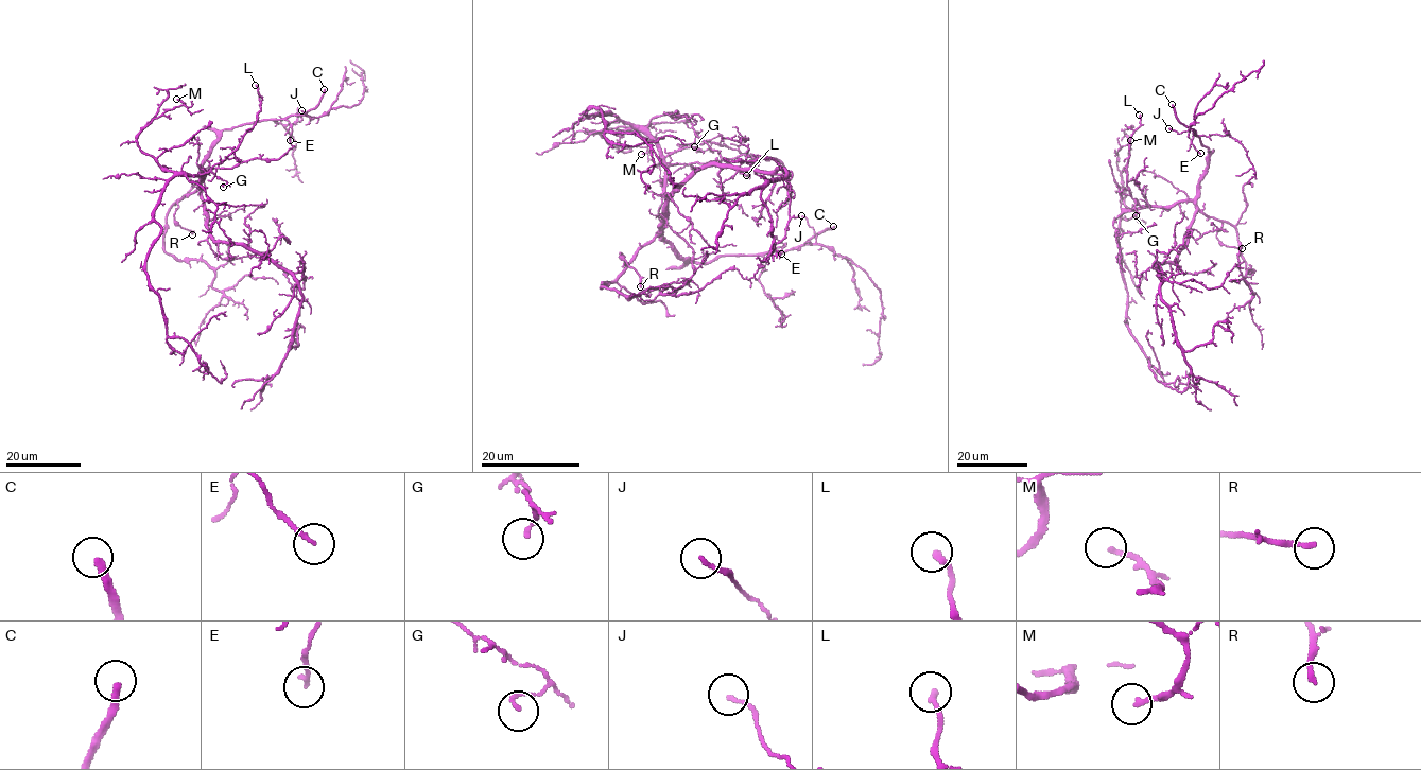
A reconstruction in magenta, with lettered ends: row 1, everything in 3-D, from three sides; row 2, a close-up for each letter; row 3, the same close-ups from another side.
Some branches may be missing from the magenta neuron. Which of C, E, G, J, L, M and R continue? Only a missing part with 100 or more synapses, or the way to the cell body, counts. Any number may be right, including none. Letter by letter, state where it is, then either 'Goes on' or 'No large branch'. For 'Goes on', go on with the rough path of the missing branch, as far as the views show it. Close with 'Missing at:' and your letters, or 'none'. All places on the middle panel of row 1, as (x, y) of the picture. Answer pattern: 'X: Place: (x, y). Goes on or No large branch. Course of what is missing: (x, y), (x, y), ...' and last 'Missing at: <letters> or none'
C: Place: (833, 226). Goes on. Course of what is missing: (833, 226), (868, 232), (880, 217), (878, 200), (881, 195)
E: Place: (781, 254). No large branch
G: Place: (694, 146). No large branch
J: Place: (801, 215). No large branch
L: Place: (746, 175). No large branch
M: Place: (641, 154). No large branch
R: Place: (640, 286). No large branch
Missing at: C

